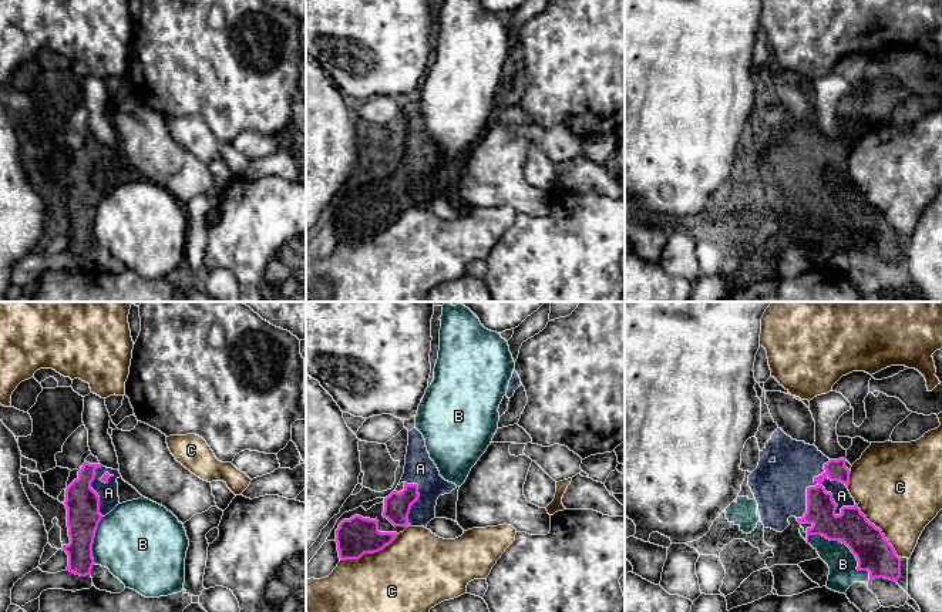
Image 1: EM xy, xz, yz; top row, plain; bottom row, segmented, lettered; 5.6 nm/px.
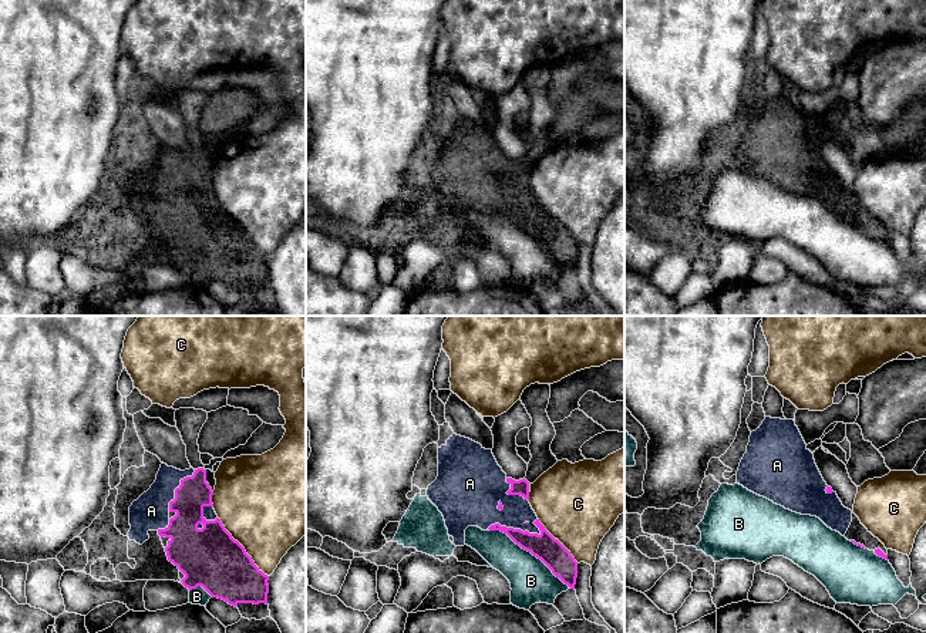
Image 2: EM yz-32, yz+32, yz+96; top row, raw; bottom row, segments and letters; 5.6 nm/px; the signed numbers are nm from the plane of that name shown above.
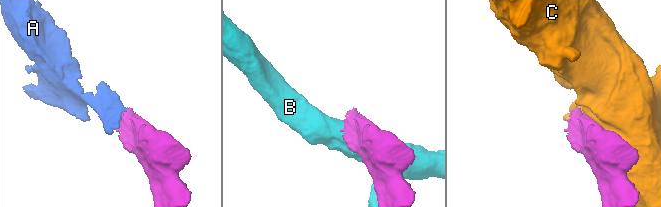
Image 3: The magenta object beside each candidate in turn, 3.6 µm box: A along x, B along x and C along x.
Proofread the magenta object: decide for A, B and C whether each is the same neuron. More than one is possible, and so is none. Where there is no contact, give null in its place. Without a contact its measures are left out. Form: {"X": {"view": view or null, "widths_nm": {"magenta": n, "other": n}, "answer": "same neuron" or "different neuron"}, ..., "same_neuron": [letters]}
{"A": {"view": "yz", "widths_nm": {"magenta": 160, "other": 100}, "answer": "same neuron"}, "B": {"view": "yz", "widths_nm": {"magenta": 200, "other": 160}, "answer": "different neuron"}, "C": {"view": "xz", "widths_nm": {"magenta": 220, "other": 480}, "answer": "different neuron"}, "same_neuron": ["A"]}

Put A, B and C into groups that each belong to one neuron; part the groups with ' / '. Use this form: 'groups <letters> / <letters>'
groups A / B / C

